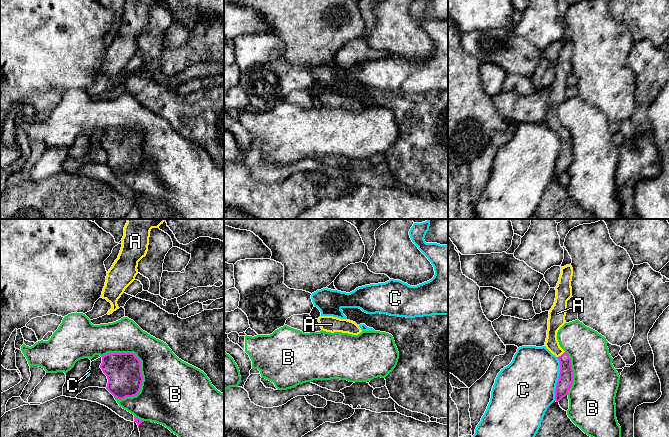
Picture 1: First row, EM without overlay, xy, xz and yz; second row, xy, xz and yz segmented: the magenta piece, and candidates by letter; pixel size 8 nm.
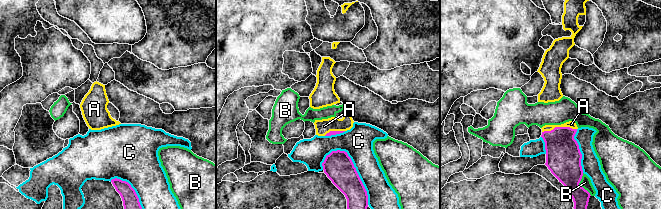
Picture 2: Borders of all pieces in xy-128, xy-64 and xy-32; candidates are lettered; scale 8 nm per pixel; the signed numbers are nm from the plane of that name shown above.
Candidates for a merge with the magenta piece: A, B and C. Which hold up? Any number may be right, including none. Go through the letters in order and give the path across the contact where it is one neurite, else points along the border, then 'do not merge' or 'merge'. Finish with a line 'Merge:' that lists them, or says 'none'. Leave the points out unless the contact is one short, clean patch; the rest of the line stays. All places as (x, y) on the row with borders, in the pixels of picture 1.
A: across yz (565, 381), (565, 360), (561, 355), (552, 344) | merge
B: do not merge
C: do not merge
Merge: A

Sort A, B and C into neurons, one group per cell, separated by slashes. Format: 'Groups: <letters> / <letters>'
Groups: A / B / C

